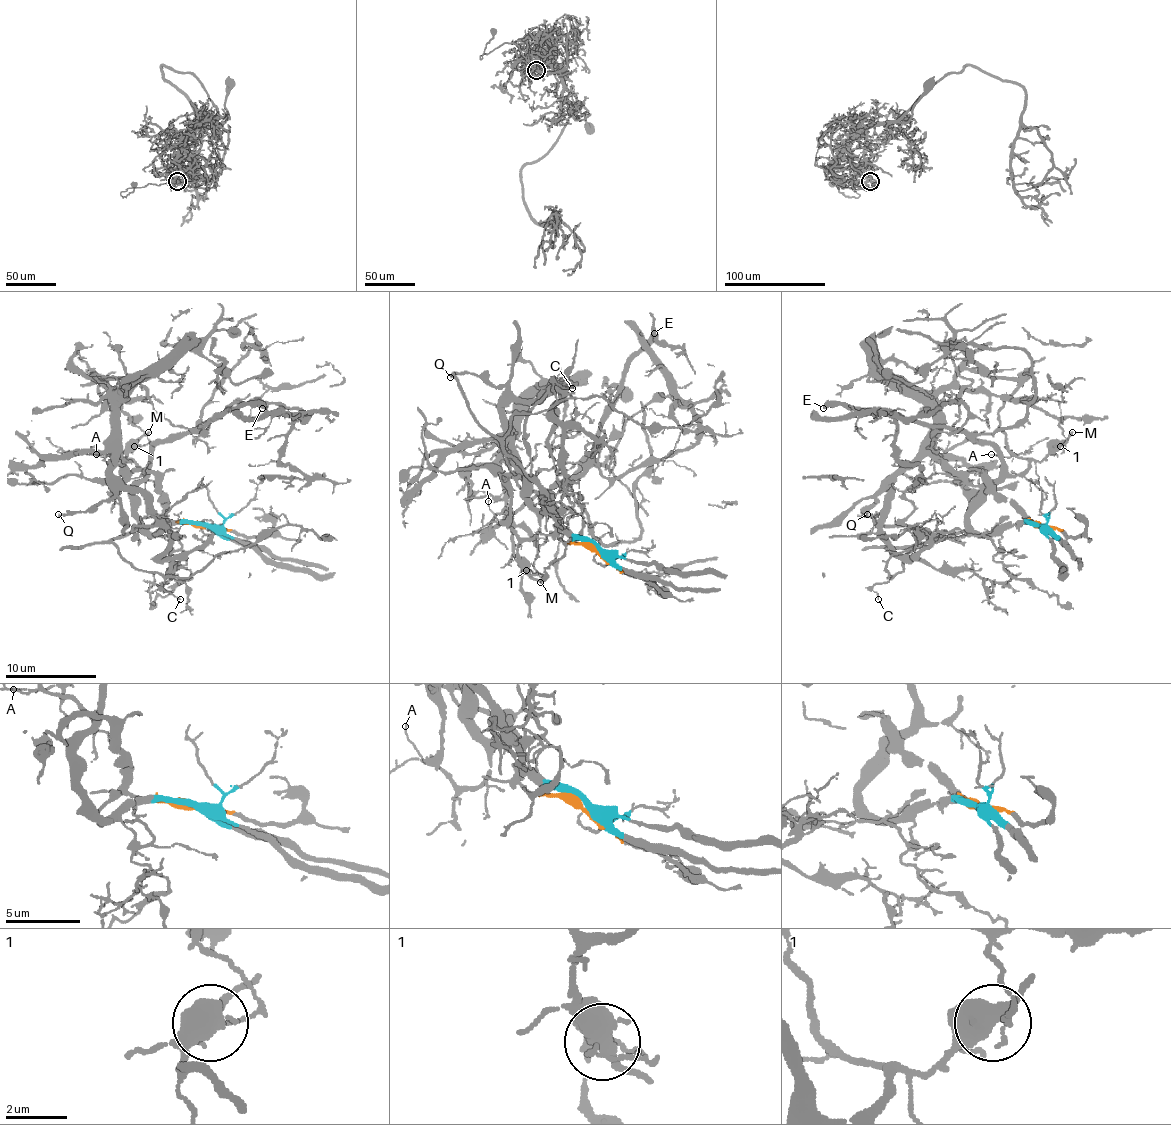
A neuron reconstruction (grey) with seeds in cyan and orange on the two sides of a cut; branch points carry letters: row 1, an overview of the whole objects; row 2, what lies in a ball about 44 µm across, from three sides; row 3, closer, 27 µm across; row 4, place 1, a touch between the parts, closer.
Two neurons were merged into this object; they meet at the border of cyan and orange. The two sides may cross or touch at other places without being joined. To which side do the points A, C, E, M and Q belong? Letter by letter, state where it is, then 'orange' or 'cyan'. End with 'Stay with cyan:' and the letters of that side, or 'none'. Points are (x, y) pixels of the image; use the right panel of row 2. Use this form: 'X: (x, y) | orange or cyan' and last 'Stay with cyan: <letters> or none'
A: (991, 454) | cyan
C: (878, 599) | cyan
E: (823, 408) | cyan
M: (1072, 432) | cyan
Q: (867, 514) | orange
Stay with cyan: A, C, E, M

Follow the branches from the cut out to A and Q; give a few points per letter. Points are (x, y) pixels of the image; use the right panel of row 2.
A: (1041, 527), (973, 529), (973, 504), (1027, 468), (1025, 458), (991, 454)
Q: (1041, 527), (1002, 497), (984, 472), (948, 470), (929, 456), (916, 456), (863, 513), (868, 513)

